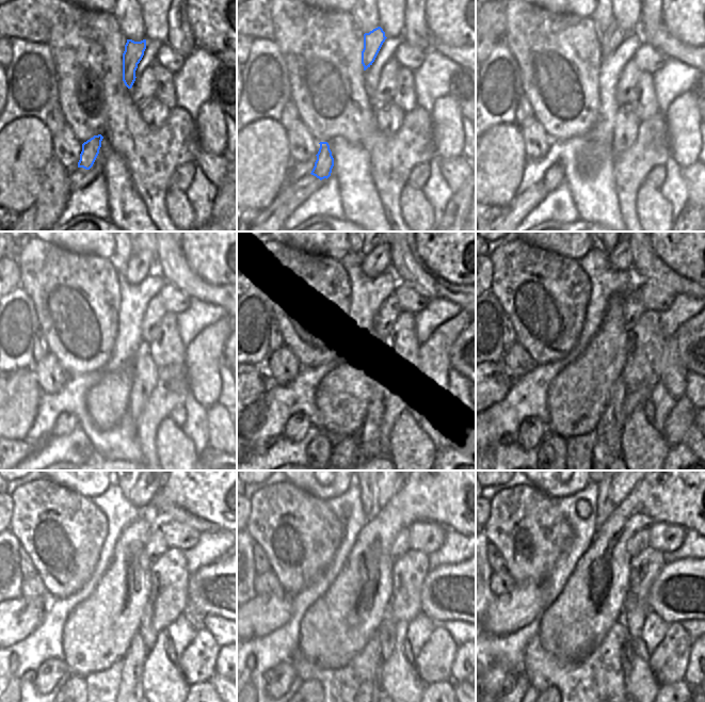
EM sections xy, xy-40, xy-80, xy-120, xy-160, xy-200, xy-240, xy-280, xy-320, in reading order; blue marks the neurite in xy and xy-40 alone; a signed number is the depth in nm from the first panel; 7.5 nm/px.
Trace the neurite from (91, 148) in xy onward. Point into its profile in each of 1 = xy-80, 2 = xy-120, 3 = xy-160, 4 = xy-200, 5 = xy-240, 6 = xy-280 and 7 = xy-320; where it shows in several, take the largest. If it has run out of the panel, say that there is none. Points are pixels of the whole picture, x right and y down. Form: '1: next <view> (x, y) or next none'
1: next xy-80 (554, 177)
2: next xy-120 (66, 423)
3: next xy-160 (298, 426)
4: next xy-200 (532, 430)
5: next xy-240 (50, 672)
6: next xy-280 (285, 674)
7: next xy-320 (522, 685)

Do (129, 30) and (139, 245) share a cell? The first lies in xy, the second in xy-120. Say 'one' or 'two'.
two

